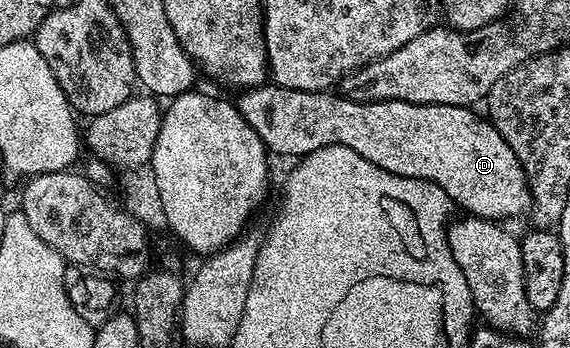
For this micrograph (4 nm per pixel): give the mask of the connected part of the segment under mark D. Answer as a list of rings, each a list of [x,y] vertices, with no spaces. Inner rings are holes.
[[[275,84],[253,86],[239,95],[238,109],[246,124],[258,132],[265,150],[273,155],[281,154],[284,158],[299,160],[304,155],[318,148],[327,146],[345,146],[358,156],[370,160],[370,164],[378,164],[378,168],[386,168],[386,172],[394,172],[394,176],[421,178],[427,182],[438,184],[442,192],[461,211],[474,218],[489,220],[508,220],[519,214],[527,215],[532,205],[532,197],[528,191],[528,177],[518,164],[518,158],[502,140],[502,136],[492,127],[487,117],[480,118],[475,109],[466,106],[447,106],[446,104],[422,104],[421,102],[373,102],[357,100],[343,93],[327,90],[295,90]]]

